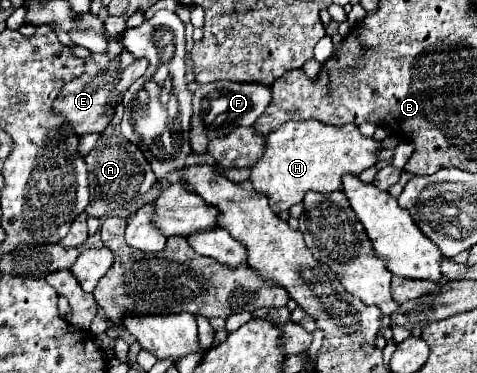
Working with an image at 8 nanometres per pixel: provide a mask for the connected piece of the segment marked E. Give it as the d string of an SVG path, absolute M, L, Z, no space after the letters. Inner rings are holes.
M108 16L104 20L104 28L108 32L108 48L102 54L90 54L90 58L84 60L84 74L80 78L74 78L66 82L54 102L54 110L66 118L70 124L70 130L78 136L88 134L88 132L102 132L114 116L114 104L110 102L110 94L116 90L116 84L120 82L120 72L134 62L134 56L122 46L122 32L128 28L126 26L128 18L126 16Z

